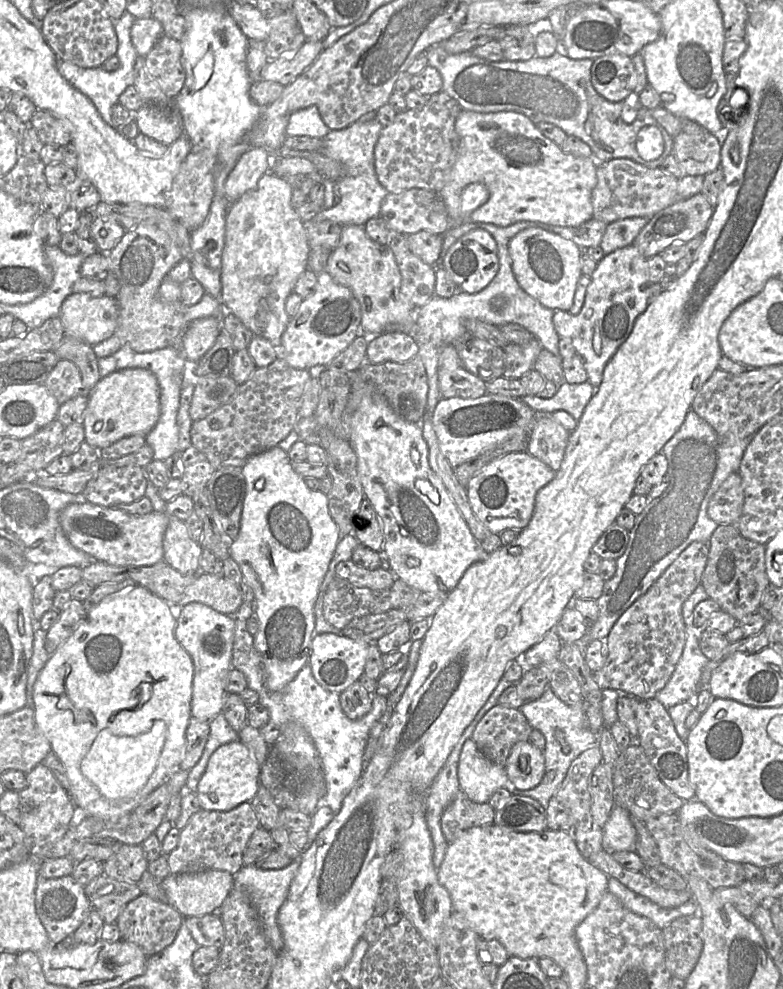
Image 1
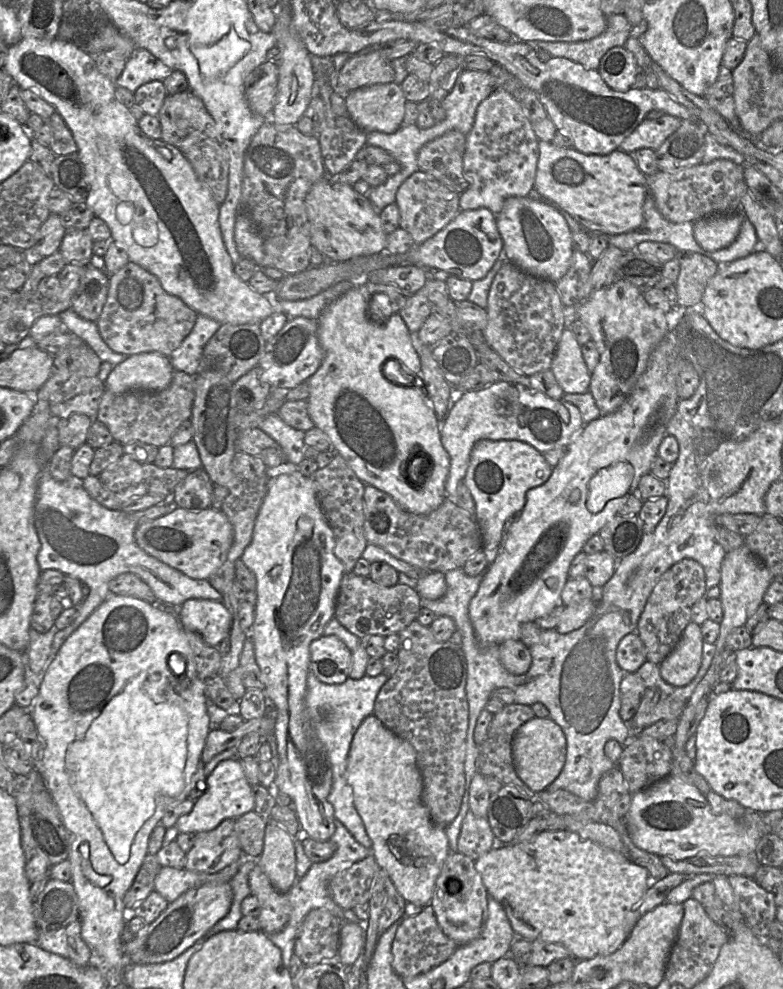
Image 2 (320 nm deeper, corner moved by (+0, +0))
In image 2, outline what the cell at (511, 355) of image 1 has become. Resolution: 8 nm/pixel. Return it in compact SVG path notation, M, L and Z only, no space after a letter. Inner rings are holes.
M510 261L503 264L488 294L487 325L482 331L487 344L516 371L531 376L551 368L552 359L564 330L563 307L555 283L529 274Z

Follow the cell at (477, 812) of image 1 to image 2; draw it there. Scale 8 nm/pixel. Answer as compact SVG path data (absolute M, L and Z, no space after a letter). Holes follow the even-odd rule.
M468 811L461 826L458 838L458 852L477 860L497 845L488 818L475 816Z

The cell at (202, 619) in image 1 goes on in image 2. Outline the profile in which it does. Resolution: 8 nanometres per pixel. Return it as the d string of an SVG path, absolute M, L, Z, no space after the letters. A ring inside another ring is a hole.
M189 599L179 607L178 618L185 630L199 634L211 647L218 647L229 632L230 613L222 601Z

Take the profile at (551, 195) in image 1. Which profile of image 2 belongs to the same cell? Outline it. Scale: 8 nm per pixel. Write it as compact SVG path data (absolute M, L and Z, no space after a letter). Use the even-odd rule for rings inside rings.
M539 141L534 188L568 212L590 234L623 234L637 229L644 220L643 205L648 194L647 176L640 171L634 157L622 150L615 150L608 155L583 154L574 147L560 148L552 142Z

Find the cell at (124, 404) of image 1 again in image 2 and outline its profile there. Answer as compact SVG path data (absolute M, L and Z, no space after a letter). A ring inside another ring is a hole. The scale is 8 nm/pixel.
M158 352L134 354L113 367L104 386L114 394L134 390L158 392L169 386L173 372L167 356Z

